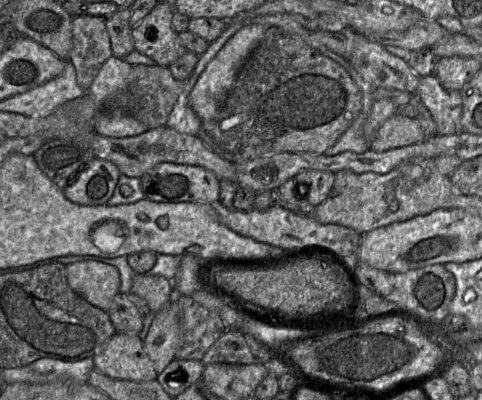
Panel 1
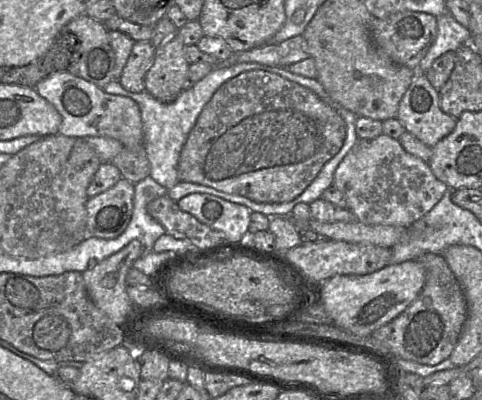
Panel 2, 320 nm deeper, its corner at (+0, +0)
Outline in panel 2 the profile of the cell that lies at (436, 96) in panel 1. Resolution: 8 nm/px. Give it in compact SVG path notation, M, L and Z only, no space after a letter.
M419 72L399 103L396 119L431 148L449 135L457 122L442 111L439 90L430 84L426 73Z

